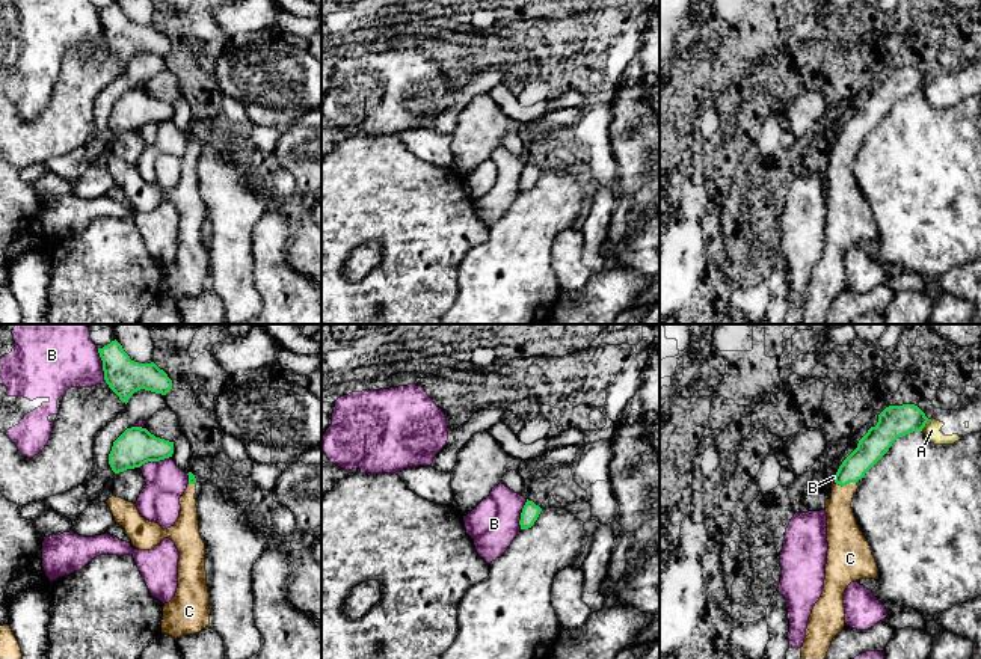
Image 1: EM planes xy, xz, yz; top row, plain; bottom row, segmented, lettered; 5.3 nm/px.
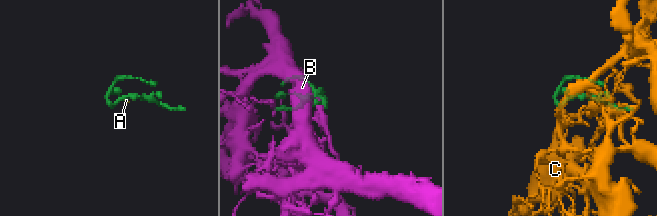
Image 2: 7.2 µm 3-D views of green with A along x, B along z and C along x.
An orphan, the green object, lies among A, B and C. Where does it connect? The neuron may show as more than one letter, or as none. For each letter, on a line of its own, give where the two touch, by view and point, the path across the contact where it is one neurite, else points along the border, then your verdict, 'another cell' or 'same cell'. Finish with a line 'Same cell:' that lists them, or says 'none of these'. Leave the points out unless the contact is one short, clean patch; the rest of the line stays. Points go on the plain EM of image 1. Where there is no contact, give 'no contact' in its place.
A: meets green in yz at (924, 88); border along yz (930, 82), (921, 92); another cell
B: meets green in xy at (103, 26); another cell
C: meets green in yz at (845, 147); same cell
Same cell: C

